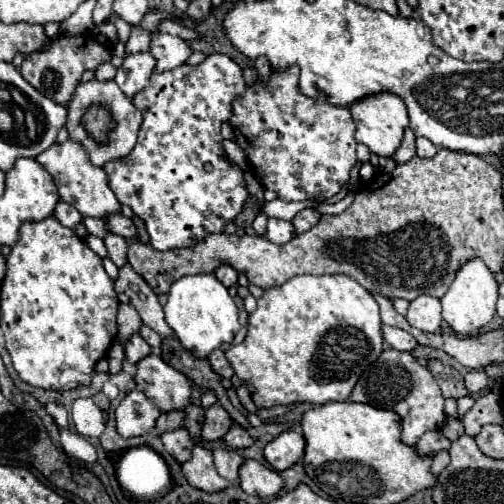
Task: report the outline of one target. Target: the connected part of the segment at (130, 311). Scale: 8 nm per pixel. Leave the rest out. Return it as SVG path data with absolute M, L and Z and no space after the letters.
M121 304L119 314L117 314L117 326L119 326L117 342L121 344L125 344L133 334L137 334L141 328L141 318L135 312L135 308L131 308L129 304Z

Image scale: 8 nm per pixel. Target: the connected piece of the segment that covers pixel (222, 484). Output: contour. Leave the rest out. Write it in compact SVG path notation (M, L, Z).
M195 446L193 458L187 464L183 464L181 468L183 468L187 482L197 490L211 494L211 492L219 492L229 486L229 482L217 474L211 450L203 446Z

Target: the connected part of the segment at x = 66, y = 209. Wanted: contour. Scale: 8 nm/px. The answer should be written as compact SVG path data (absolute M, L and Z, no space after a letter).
M59 202L59 204L55 206L53 218L59 220L65 228L75 228L75 224L81 222L79 212L75 212L75 208L71 208L71 204L63 204L63 202Z

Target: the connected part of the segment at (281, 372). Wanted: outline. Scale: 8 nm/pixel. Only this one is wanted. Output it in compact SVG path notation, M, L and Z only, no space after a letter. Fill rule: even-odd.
M331 274L331 276L293 276L279 288L265 290L257 300L257 310L249 314L247 338L227 350L227 360L231 362L235 374L243 380L251 392L257 408L273 408L281 404L309 402L325 404L331 400L349 400L355 382L363 370L373 364L381 354L381 318L375 298L351 276Z

